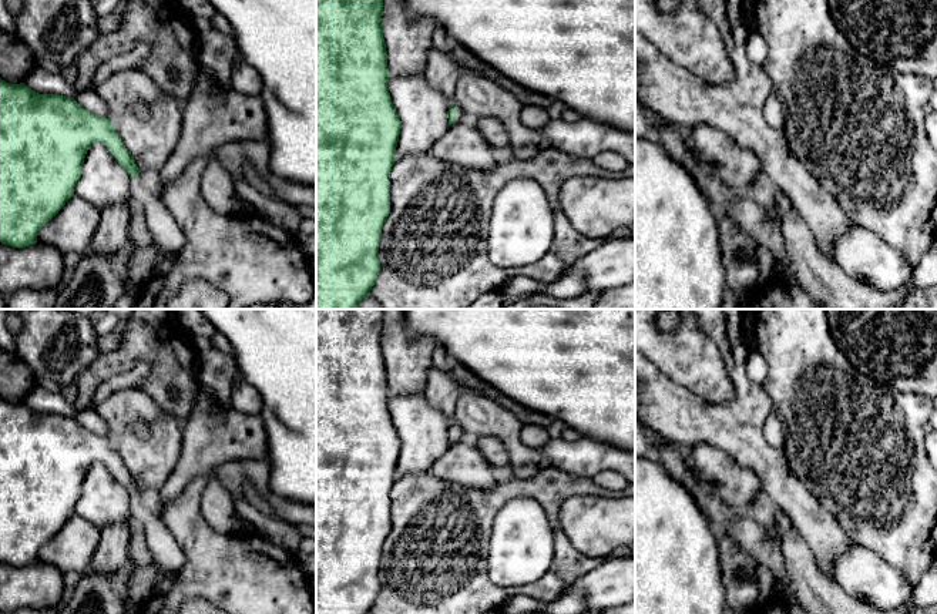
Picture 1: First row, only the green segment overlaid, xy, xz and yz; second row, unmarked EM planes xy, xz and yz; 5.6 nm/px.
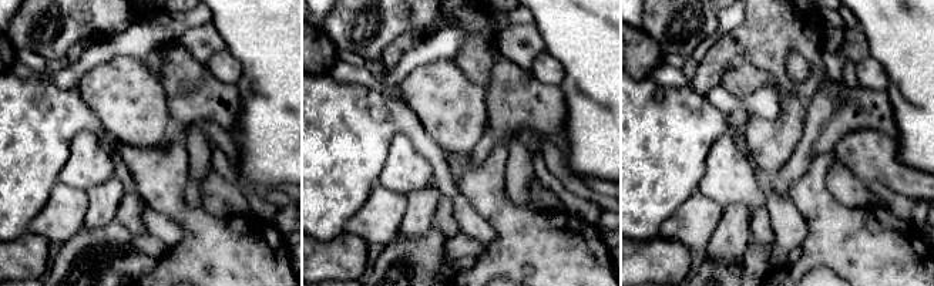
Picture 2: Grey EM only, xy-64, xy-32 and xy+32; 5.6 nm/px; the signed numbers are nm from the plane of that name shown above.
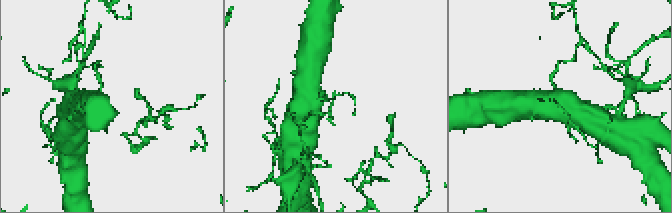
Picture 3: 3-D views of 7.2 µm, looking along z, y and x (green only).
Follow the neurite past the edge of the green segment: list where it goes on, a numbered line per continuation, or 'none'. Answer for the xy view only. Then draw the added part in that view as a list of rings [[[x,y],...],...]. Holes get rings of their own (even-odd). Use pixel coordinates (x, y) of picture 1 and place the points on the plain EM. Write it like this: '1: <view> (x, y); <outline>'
1: xy (167, 553); [[[144,493],[131,497],[131,513],[144,527],[152,563],[165,573],[178,573],[187,564],[187,557]]]

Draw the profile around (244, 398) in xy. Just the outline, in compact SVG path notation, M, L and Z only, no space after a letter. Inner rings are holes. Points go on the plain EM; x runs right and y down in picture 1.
M234 382L231 389L231 406L242 413L259 415L262 409L261 393L248 382Z

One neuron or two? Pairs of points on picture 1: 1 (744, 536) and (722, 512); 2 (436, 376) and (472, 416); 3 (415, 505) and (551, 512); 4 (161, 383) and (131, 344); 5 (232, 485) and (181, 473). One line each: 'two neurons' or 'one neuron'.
1: one neuron
2: two neurons
3: one neuron
4: one neuron
5: two neurons

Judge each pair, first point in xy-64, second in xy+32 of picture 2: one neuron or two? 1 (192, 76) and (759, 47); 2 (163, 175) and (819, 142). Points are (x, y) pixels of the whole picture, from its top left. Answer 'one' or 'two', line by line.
1: two
2: two

